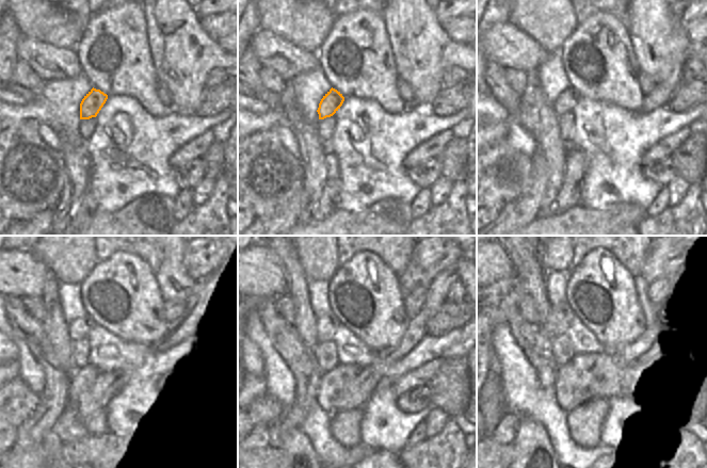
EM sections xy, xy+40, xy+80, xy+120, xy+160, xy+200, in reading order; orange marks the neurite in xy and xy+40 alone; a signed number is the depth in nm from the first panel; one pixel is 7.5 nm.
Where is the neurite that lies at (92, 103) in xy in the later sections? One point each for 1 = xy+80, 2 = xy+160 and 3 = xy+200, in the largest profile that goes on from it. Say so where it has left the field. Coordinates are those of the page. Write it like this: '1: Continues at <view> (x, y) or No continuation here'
1: Continues at xy+80 (565, 102)
2: Continues at xy+160 (325, 324)
3: Continues at xy+200 (560, 318).

